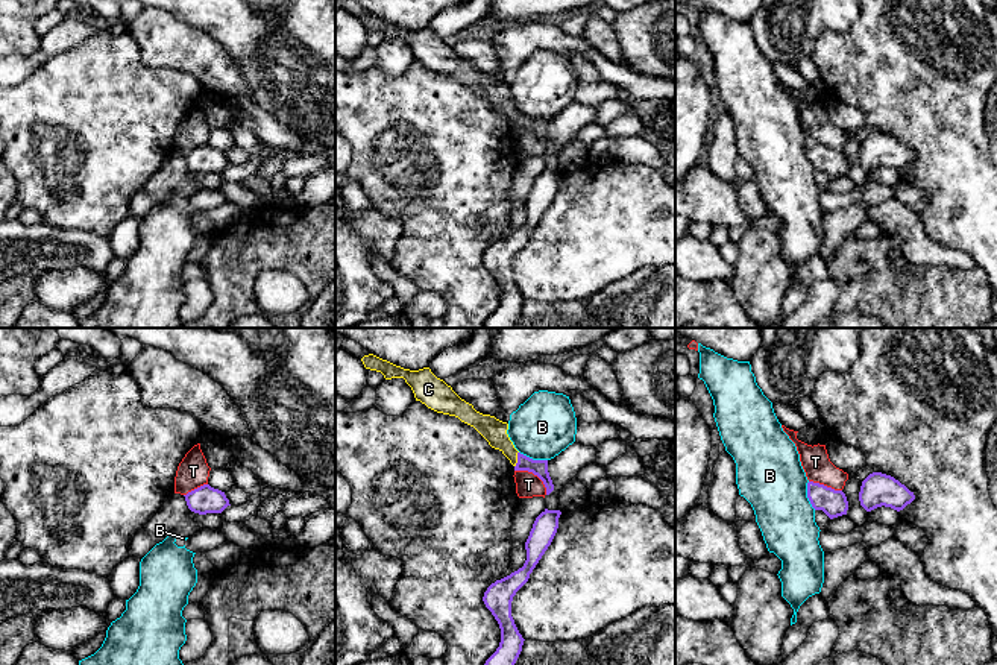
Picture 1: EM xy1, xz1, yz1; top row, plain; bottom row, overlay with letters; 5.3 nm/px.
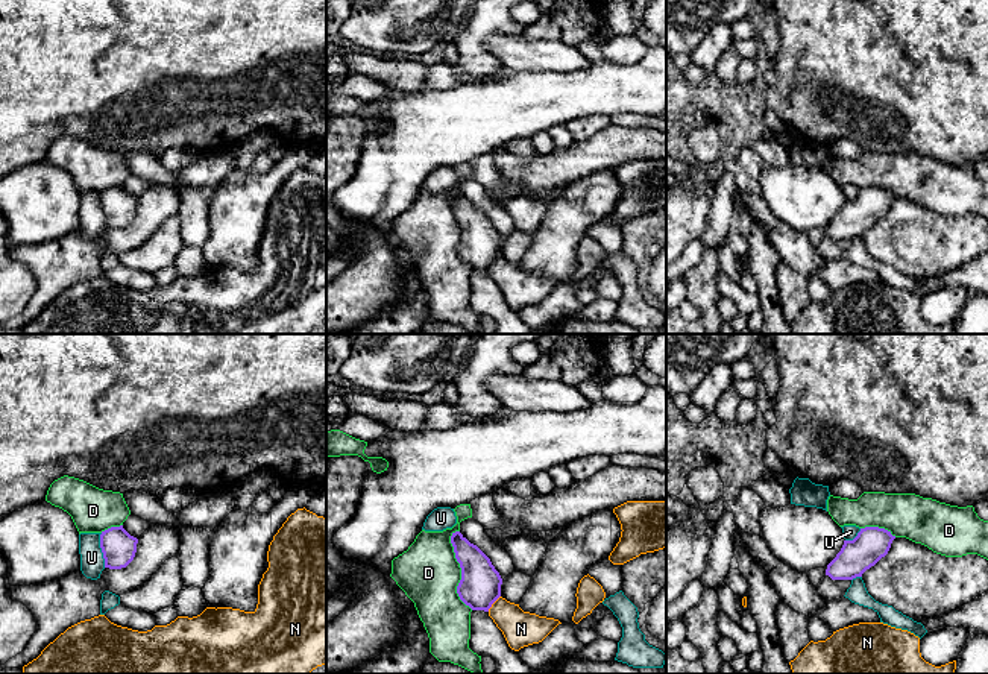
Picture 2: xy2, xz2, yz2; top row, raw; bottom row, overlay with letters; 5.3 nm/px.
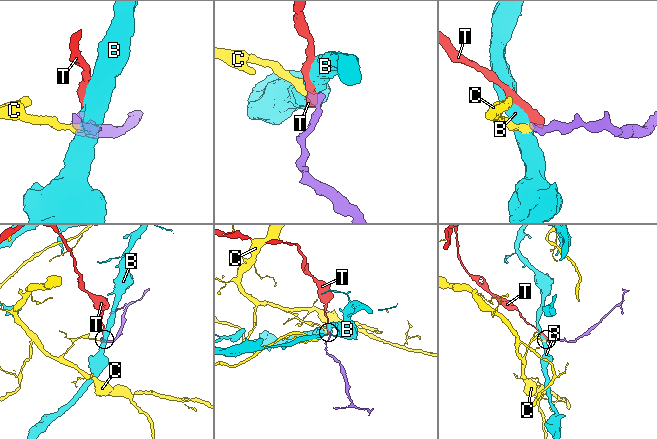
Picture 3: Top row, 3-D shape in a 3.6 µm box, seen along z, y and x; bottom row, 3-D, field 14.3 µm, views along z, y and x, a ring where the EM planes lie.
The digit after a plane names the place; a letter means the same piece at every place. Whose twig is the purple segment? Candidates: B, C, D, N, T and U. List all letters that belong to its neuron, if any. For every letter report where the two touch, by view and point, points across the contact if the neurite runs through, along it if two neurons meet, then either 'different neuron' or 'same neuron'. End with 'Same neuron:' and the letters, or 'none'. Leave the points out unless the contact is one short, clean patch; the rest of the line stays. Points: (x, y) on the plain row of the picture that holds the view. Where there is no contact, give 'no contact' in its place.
B: contact xz1 (531, 119); border xz1 (519, 111), (533, 119), (547, 120); different neuron
C: contact xz1 (518, 119); way xz1 (539, 128), (518, 119), (493, 90); same neuron
D: contact xz2 (462, 231); different neuron
N: contact xz2 (494, 261); border xz2 (500, 255), (487, 270); different neuron
T: contact xz1 (534, 134); border xz1 (515, 129), (531, 131), (542, 141), (547, 154); different neuron
U: contact xy2 (102, 210); border xy2 (100, 193), (100, 211), (105, 226); different neuron
Same neuron: C

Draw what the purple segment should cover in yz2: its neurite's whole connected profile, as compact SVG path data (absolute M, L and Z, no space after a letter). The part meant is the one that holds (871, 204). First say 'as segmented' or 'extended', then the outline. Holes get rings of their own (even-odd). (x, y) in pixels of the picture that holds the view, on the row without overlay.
as segmented | M879 187L861 188L853 200L844 200L841 211L827 225L832 240L853 240L885 217L895 196Z

